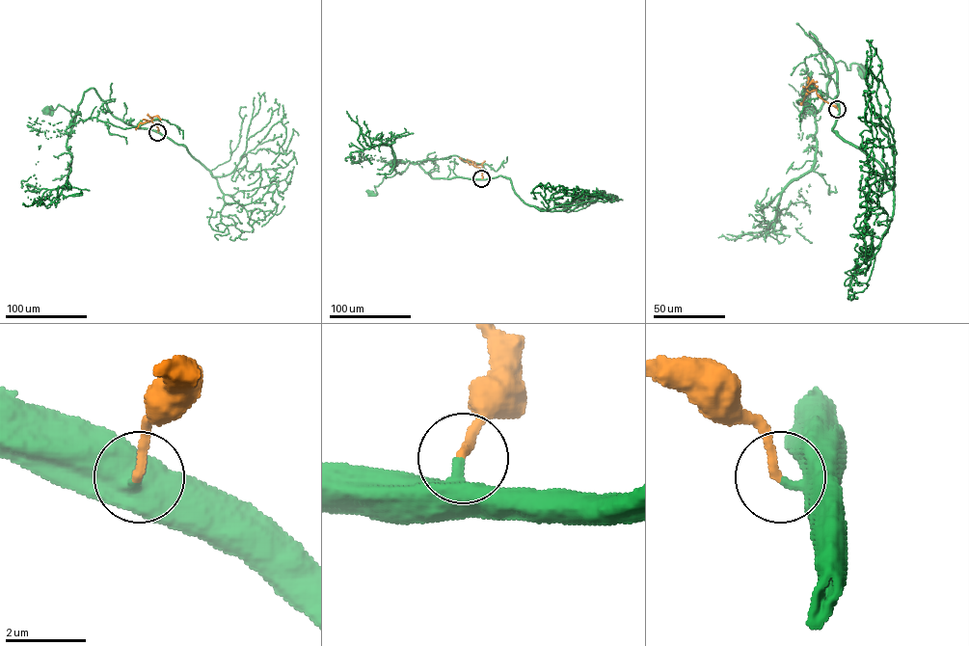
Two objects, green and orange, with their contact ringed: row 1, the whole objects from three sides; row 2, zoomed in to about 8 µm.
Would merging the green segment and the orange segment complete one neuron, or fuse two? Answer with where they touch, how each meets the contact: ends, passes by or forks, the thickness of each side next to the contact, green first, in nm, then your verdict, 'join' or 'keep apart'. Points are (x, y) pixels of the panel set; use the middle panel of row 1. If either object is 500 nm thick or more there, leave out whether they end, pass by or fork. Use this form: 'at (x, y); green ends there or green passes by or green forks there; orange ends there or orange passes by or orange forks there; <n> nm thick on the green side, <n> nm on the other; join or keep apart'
at (481, 178); green ends there; orange ends there; 400 nm thick on the green side, 240 nm on the other; join

